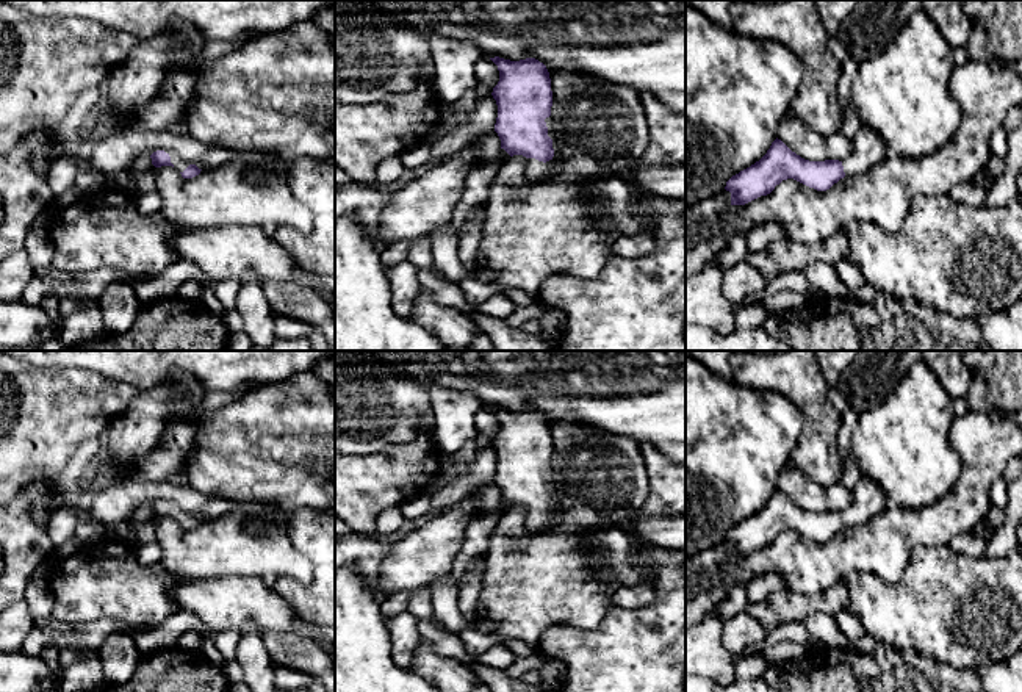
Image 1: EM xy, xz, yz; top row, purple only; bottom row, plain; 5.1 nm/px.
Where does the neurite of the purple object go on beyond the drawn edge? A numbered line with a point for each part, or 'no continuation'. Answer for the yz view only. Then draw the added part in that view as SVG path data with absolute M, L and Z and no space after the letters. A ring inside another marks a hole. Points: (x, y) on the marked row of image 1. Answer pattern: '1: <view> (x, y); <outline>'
1: yz (867, 149); M867 125L859 128L851 146L850 155L842 160L845 175L861 174L887 157L886 144Z

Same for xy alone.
1: xy (180, 165); M164 150L164 152L171 157L171 163L174 164L174 168L175 168L178 172L183 172L183 171L189 166L188 161L182 160L182 158L177 157L175 153L167 152L167 150Z

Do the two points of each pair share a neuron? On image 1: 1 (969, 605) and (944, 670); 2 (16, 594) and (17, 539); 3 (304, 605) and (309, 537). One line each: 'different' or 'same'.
1: different
2: same
3: same

